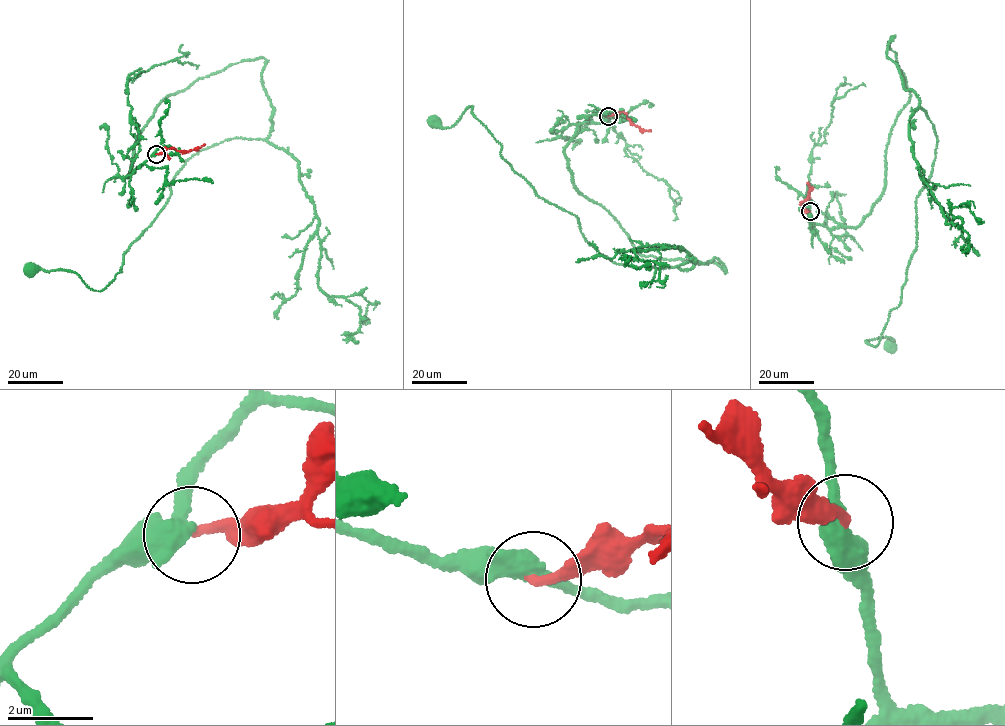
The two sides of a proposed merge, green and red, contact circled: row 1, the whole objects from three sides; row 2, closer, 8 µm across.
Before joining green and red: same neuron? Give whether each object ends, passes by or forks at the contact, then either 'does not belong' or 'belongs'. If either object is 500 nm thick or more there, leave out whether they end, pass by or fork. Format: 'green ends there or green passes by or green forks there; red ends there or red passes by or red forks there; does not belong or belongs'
green forks there; red ends there; does not belong

